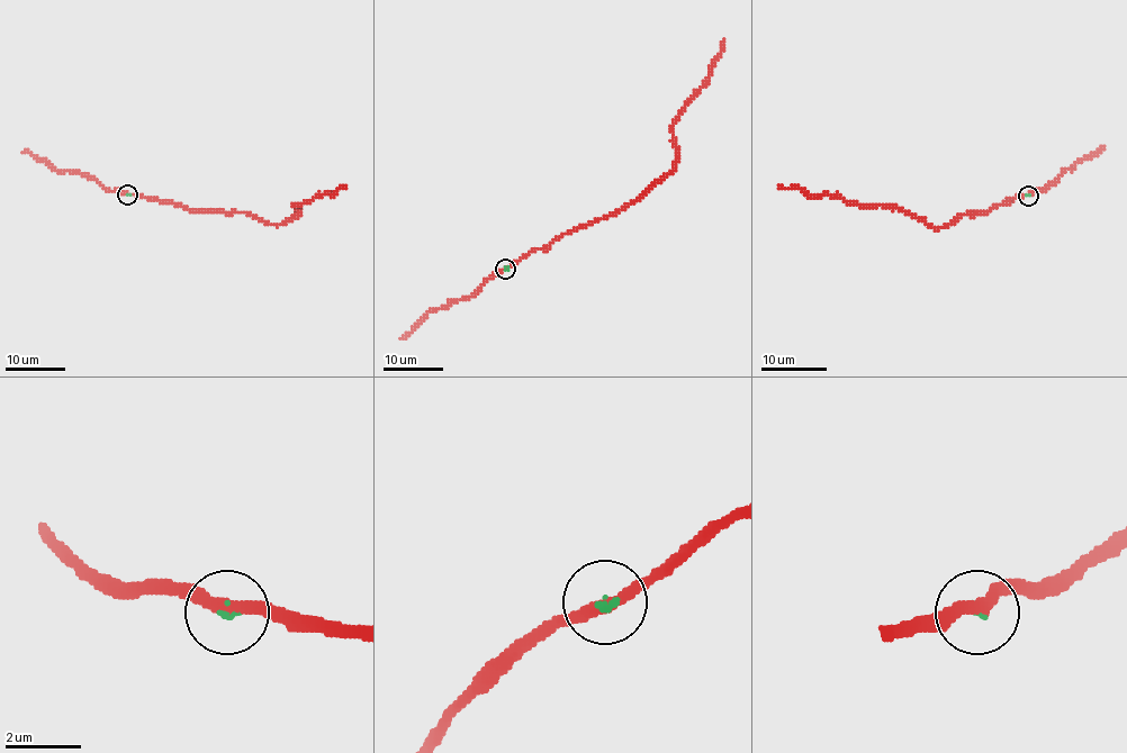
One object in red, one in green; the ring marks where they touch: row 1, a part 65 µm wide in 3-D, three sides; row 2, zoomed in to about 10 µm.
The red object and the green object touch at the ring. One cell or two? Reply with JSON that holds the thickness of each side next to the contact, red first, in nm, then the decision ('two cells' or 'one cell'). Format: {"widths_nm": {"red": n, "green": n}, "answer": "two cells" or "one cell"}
{"widths_nm": {"red": 320, "green": 100}, "answer": "one cell"}

